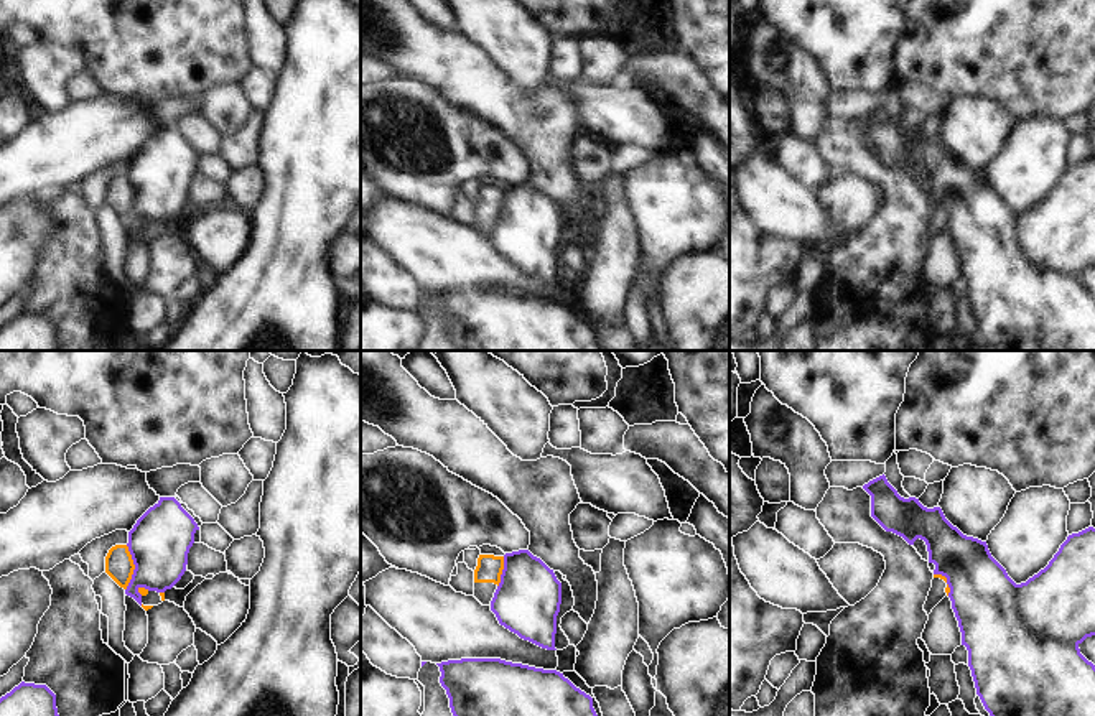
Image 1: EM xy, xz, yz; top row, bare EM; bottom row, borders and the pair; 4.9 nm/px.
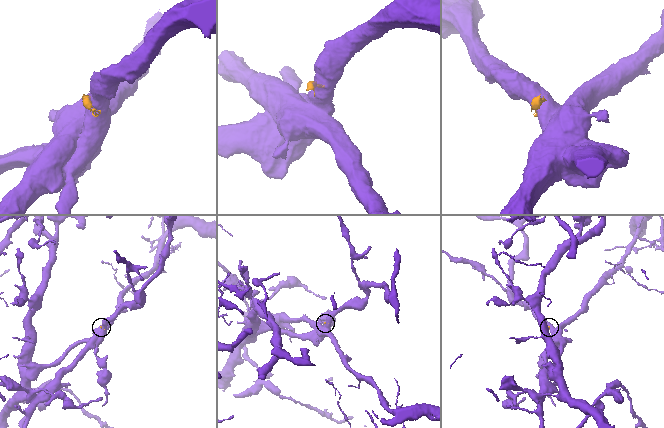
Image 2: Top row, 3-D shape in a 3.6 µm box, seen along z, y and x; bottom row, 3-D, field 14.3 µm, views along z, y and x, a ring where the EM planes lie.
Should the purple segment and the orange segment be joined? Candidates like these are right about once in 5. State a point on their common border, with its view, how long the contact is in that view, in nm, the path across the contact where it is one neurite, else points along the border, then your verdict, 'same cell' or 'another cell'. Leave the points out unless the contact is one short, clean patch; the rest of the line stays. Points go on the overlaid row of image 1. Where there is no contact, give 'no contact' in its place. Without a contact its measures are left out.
xy (135, 568) | 220 nm | along xy (127, 545), (132, 555), (134, 573), (125, 590) | another cell

